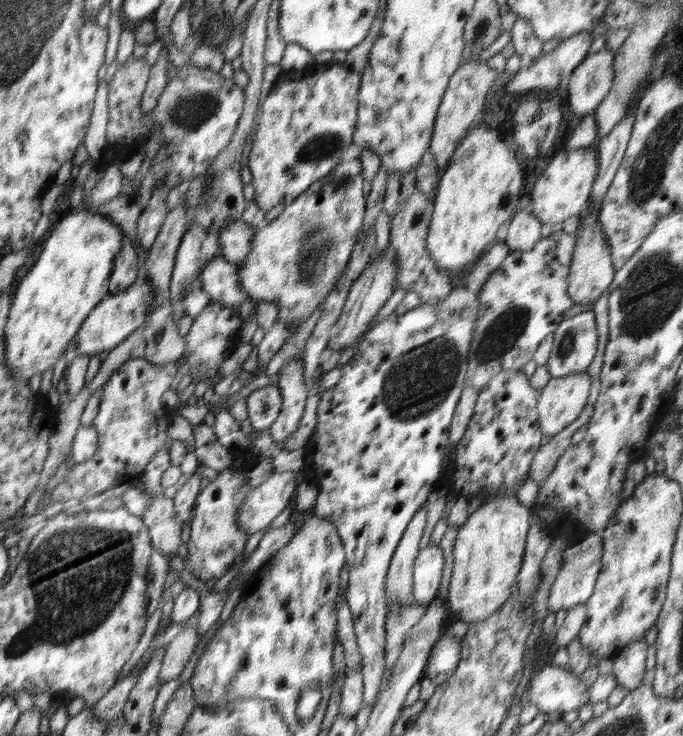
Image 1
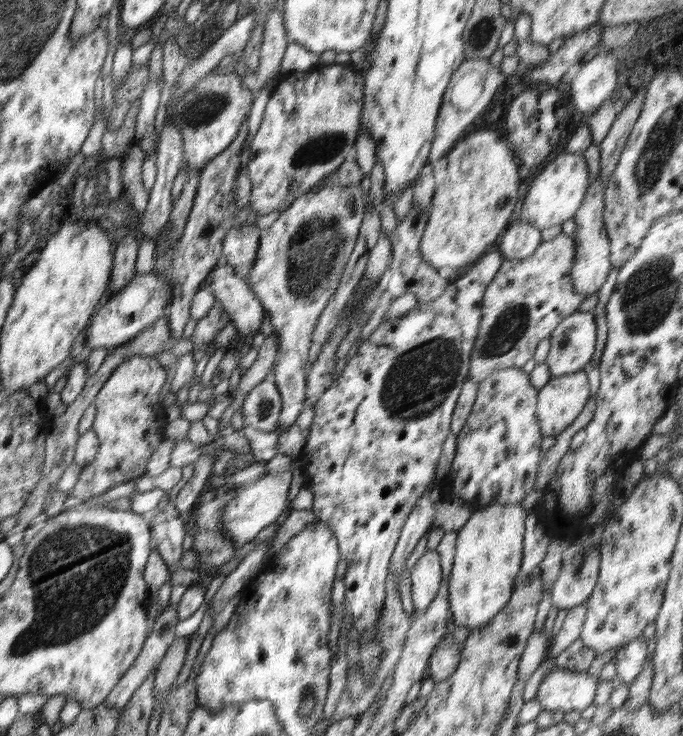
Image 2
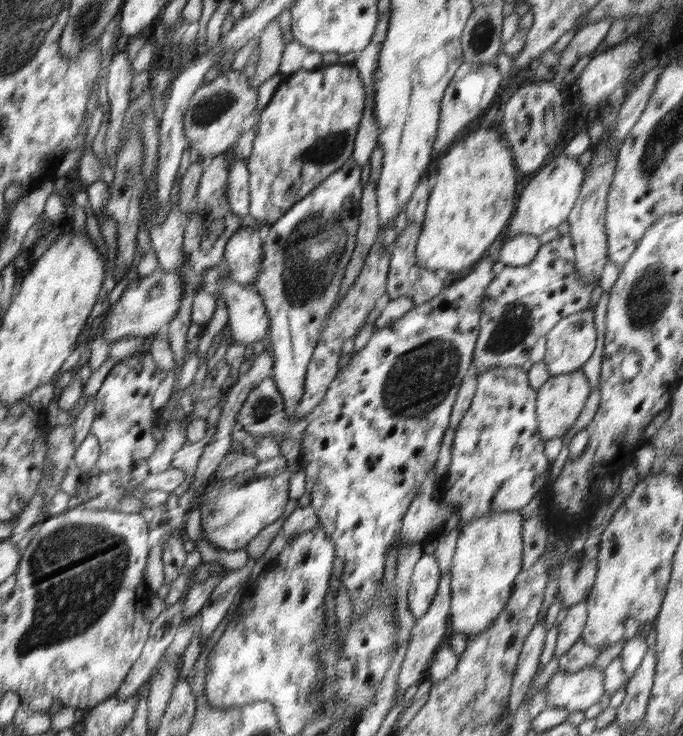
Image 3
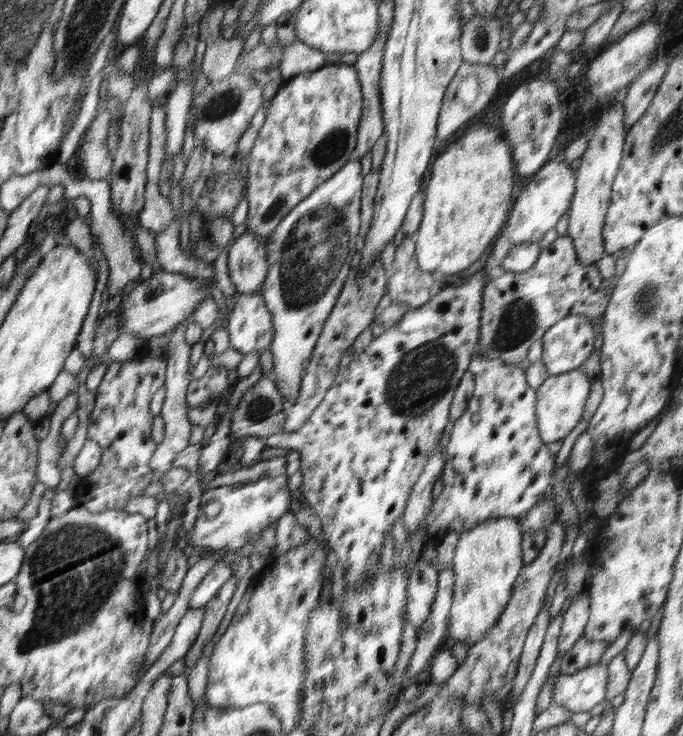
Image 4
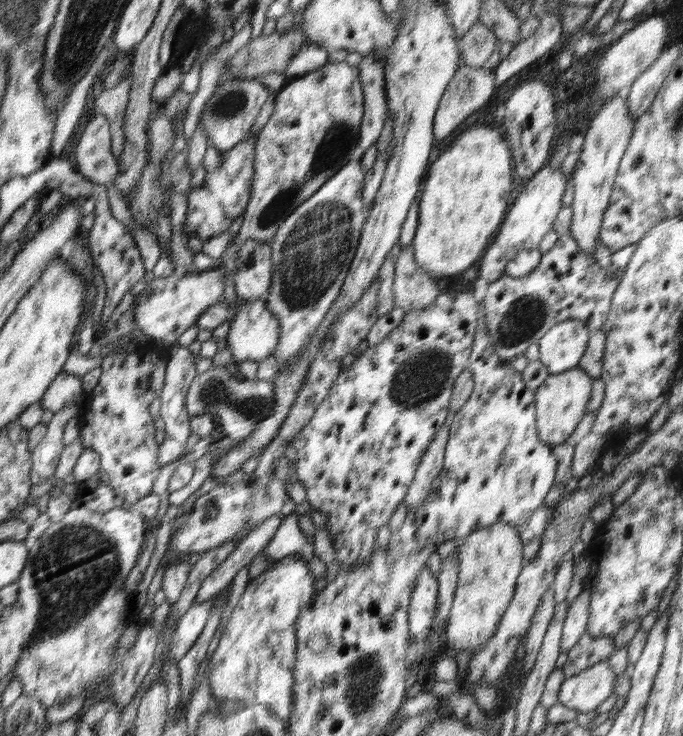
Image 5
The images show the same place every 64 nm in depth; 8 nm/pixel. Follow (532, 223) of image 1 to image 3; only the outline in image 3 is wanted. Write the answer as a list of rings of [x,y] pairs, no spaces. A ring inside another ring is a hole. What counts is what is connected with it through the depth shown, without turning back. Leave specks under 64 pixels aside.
[[[515,234],[504,239],[499,261],[505,266],[526,266],[540,248],[538,236],[533,234]]]

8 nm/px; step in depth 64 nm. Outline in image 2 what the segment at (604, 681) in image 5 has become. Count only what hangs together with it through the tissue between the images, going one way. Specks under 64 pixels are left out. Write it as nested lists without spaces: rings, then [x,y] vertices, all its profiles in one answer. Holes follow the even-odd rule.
[[[556,666],[548,673],[537,690],[534,699],[538,699],[544,710],[562,709],[564,712],[583,711],[594,702],[596,696],[597,676],[592,676],[587,670],[582,672],[572,672],[560,669]]]

